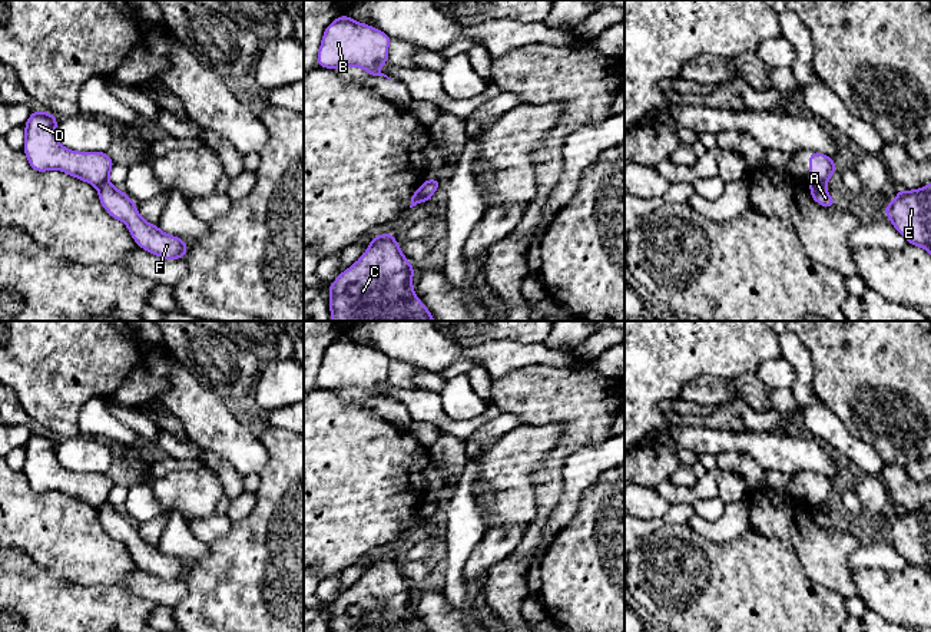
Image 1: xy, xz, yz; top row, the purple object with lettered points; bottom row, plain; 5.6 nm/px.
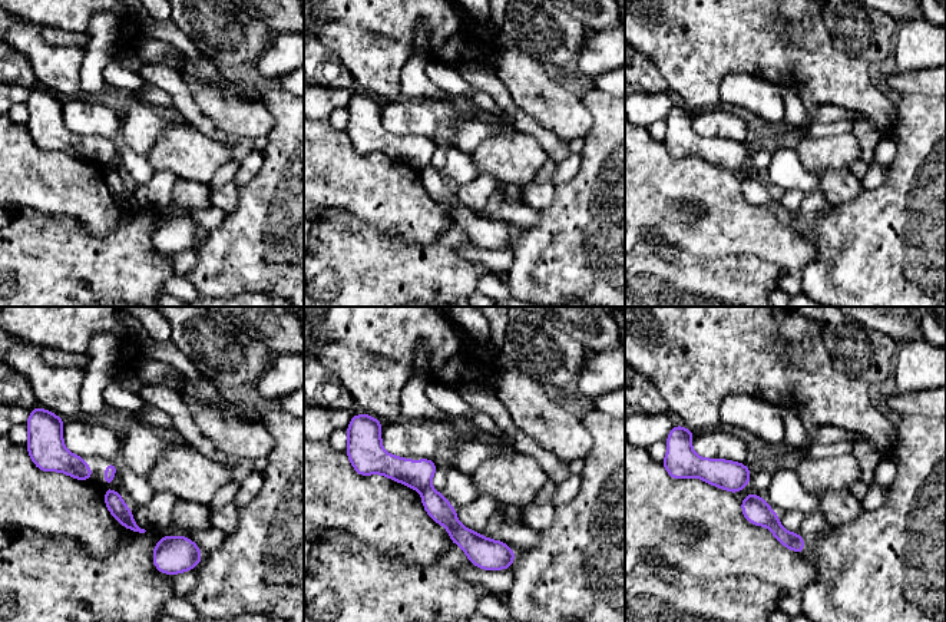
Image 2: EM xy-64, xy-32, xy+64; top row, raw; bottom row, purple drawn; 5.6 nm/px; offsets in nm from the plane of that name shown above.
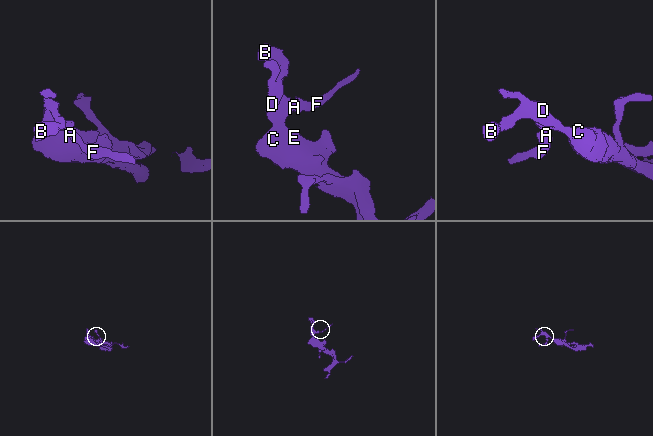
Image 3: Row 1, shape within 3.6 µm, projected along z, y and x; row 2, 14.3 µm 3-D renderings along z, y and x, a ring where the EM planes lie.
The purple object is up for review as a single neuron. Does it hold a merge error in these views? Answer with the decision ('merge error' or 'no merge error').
merge error

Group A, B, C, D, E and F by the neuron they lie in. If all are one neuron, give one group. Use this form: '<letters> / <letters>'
A F / B C D E

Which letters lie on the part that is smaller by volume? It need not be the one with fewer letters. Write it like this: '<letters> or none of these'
A, F

